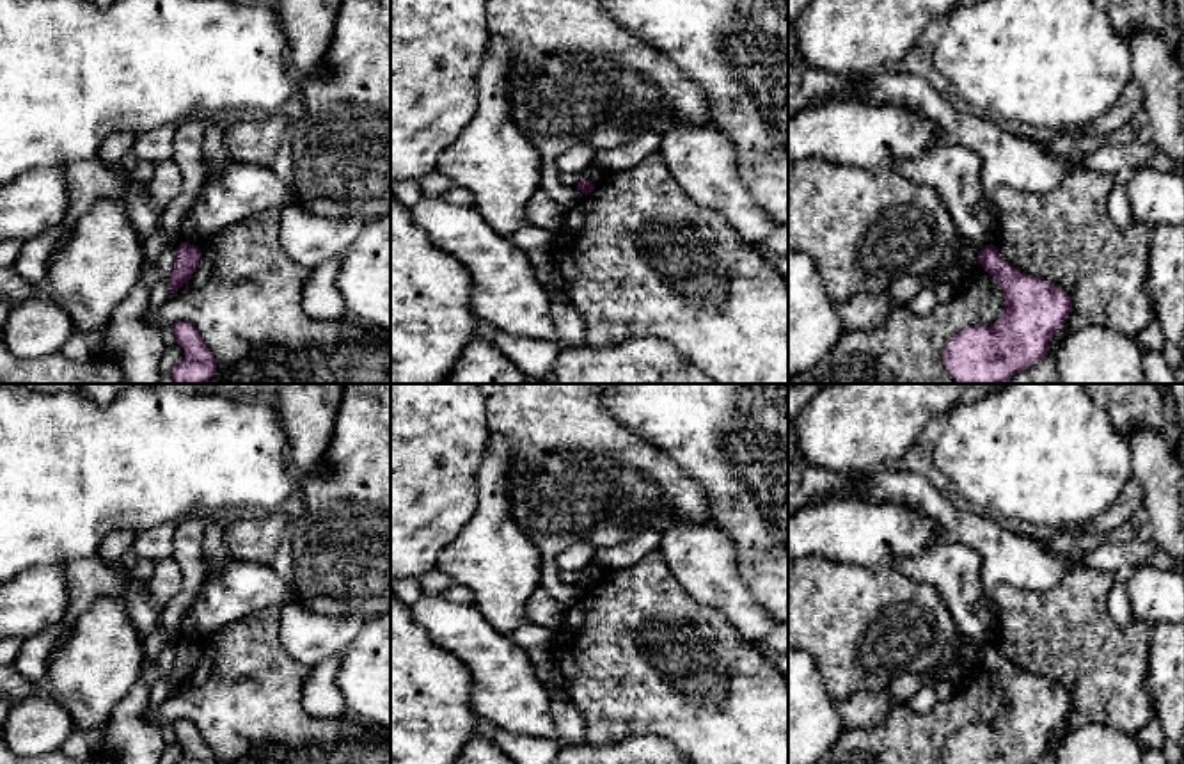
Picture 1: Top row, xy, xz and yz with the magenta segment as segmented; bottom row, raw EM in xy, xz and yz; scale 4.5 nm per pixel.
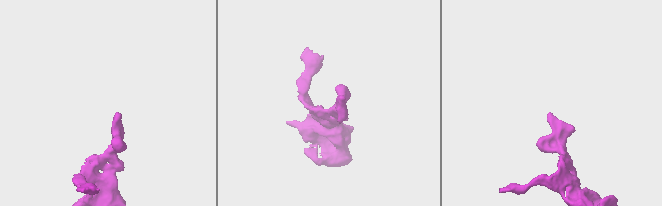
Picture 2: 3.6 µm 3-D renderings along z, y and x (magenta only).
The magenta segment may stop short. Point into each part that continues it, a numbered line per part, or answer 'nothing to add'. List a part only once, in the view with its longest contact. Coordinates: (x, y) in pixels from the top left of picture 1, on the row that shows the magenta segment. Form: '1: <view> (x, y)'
nothing to add

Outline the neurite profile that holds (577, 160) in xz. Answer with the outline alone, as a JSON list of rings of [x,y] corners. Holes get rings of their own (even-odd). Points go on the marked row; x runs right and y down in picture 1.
[[[579,142],[570,147],[556,160],[556,169],[559,174],[579,174],[586,176],[591,171],[596,149],[586,142]]]

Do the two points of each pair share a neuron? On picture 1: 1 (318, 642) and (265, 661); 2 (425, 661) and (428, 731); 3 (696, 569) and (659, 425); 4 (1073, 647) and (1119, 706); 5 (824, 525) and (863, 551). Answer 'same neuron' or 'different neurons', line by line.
1: different neurons
2: same neuron
3: different neurons
4: same neuron
5: same neuron

